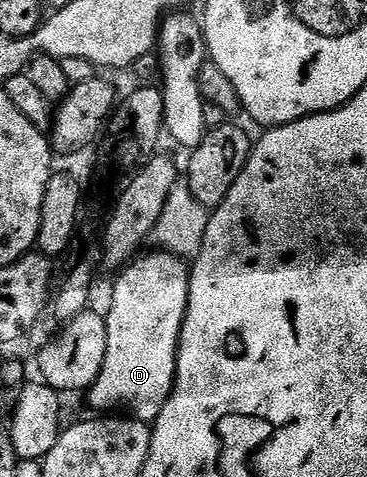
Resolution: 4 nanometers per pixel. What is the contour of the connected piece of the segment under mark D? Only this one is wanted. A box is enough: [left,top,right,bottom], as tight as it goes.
[89,249,190,425]

